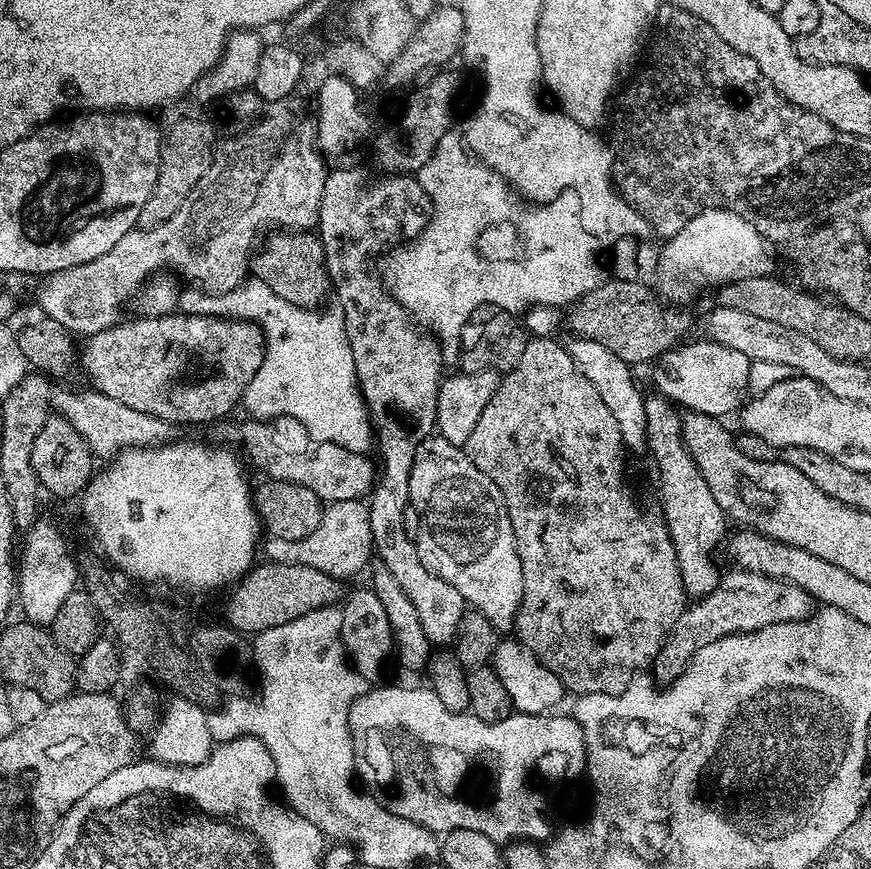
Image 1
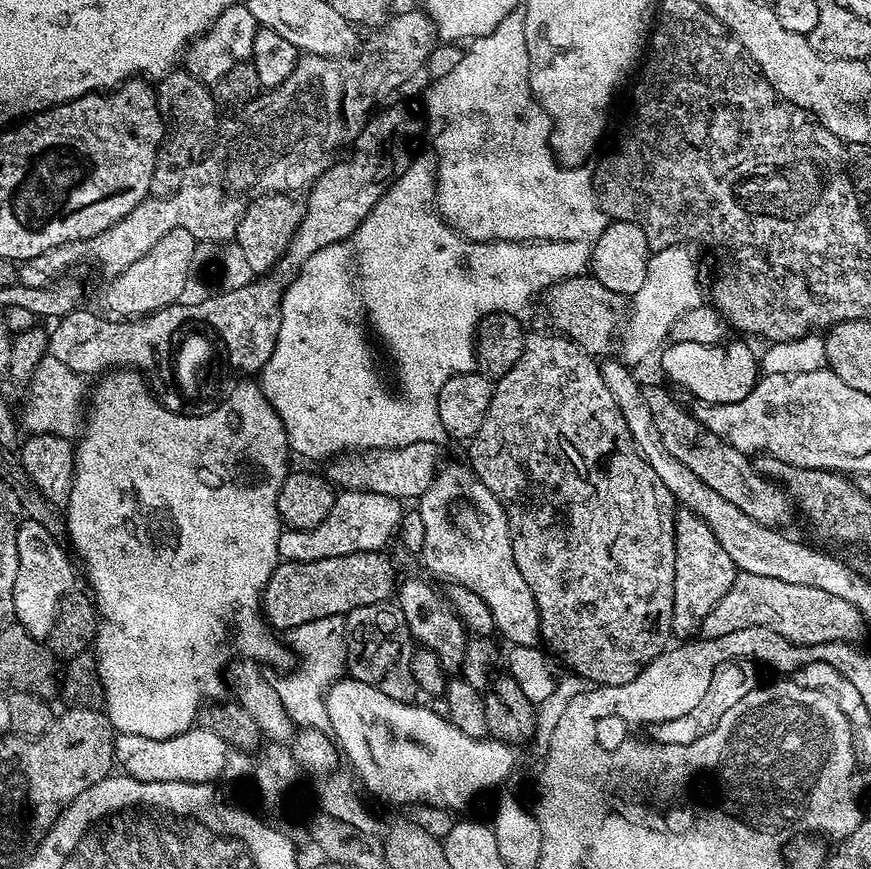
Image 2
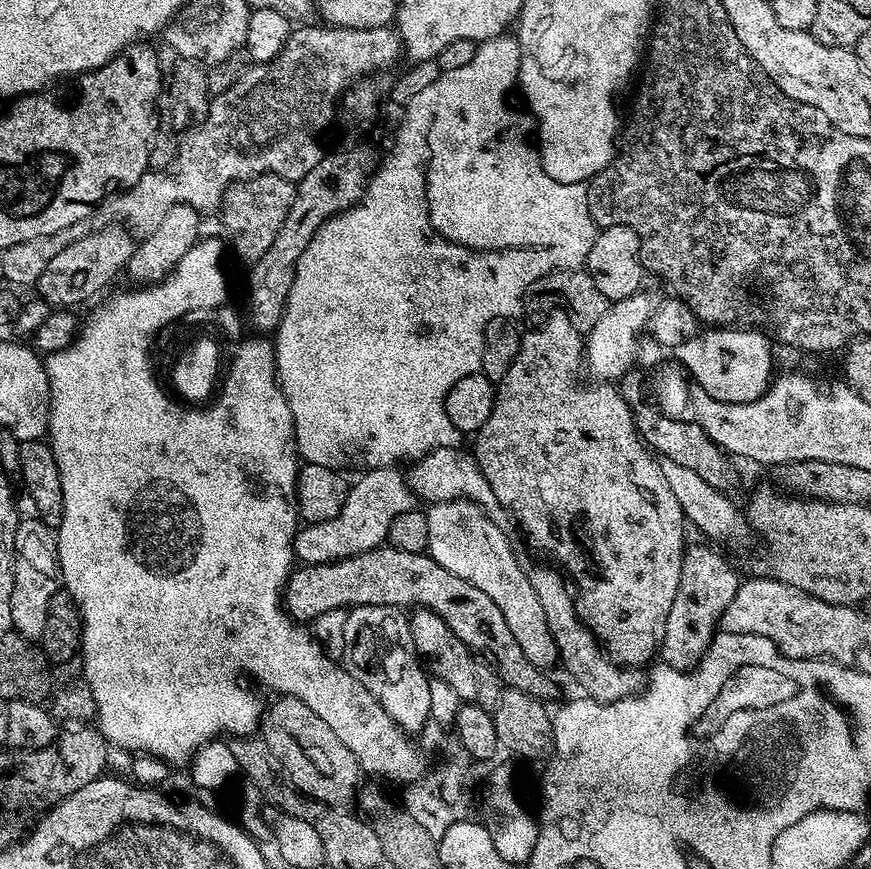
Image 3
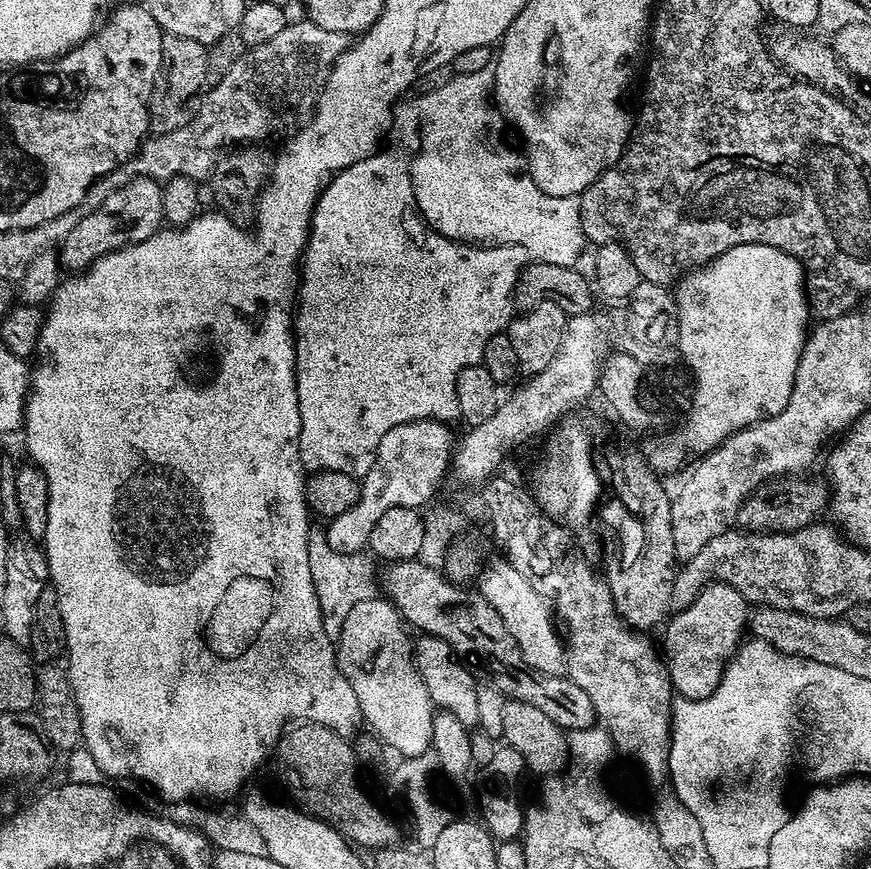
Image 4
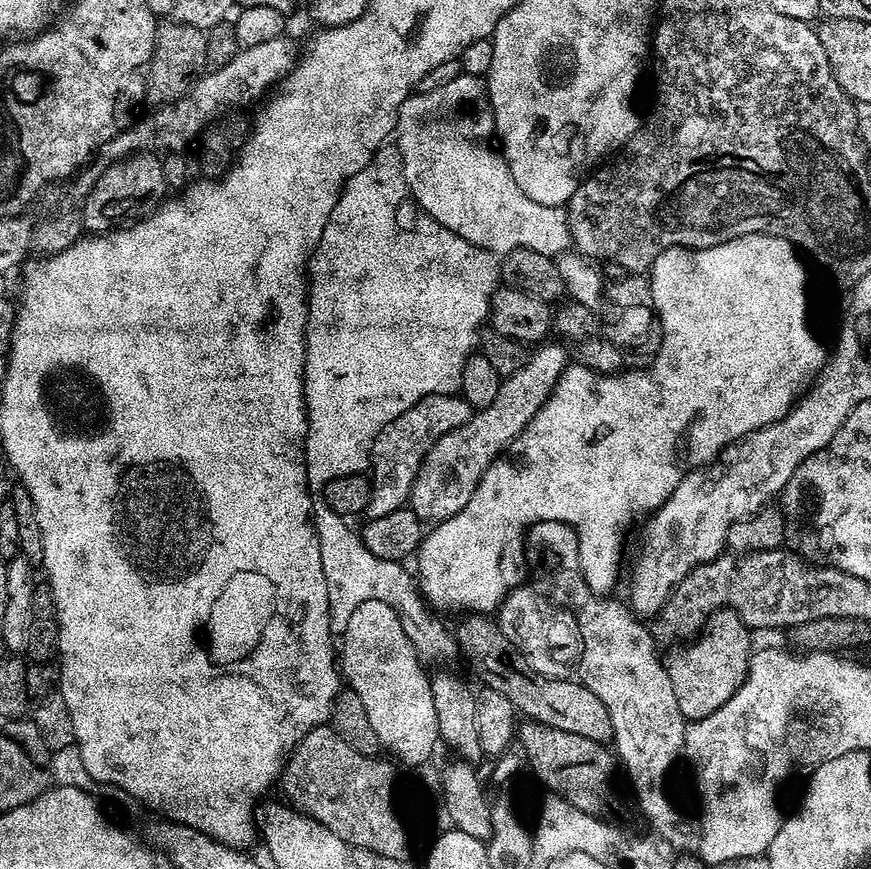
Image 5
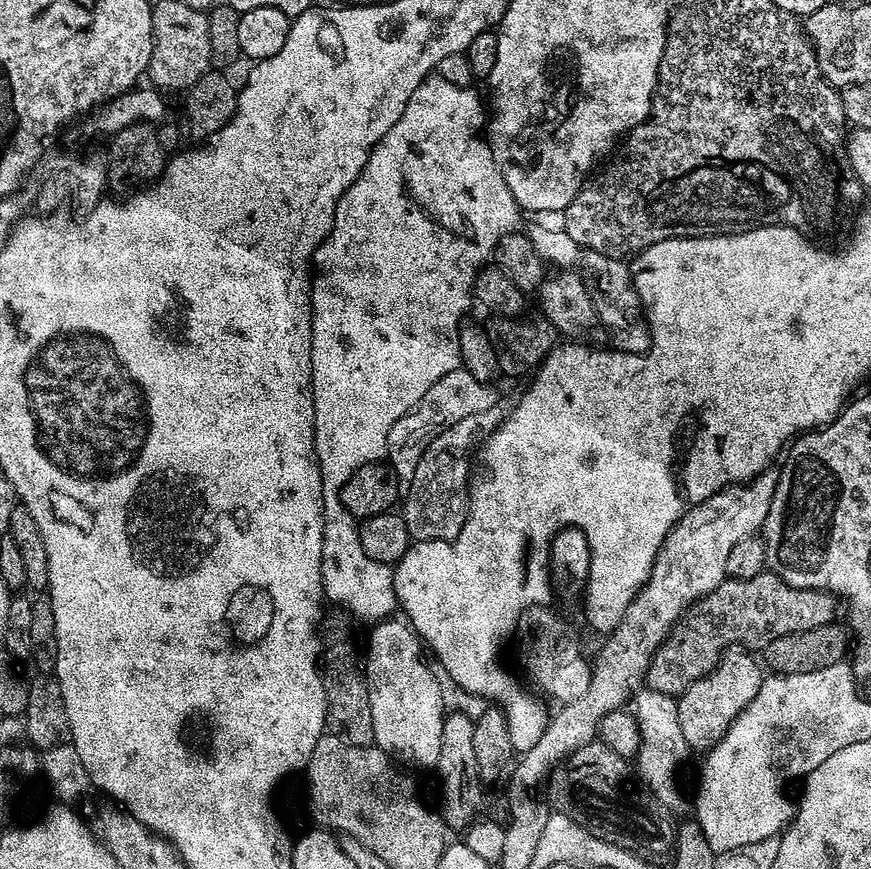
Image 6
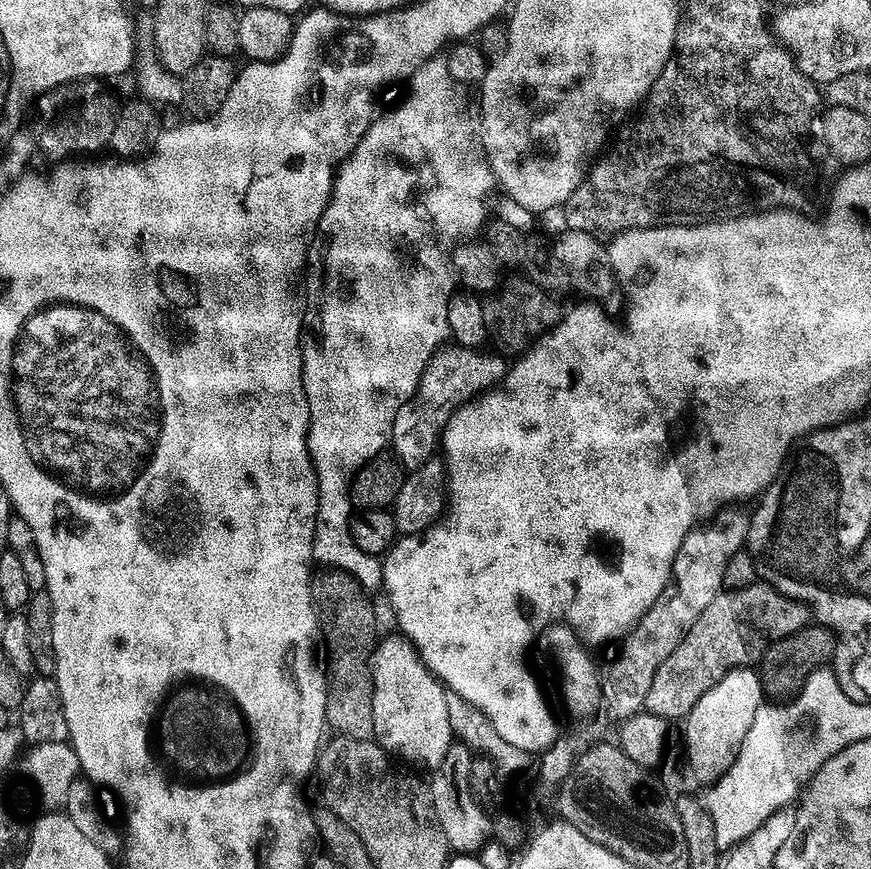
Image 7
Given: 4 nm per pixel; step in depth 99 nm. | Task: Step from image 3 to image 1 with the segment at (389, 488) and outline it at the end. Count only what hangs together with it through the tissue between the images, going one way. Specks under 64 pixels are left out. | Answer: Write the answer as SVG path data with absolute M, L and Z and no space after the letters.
M347 500L334 502L325 507L318 530L314 534L306 534L306 538L291 540L290 538L274 538L268 536L263 541L262 552L273 564L301 564L314 570L322 570L322 574L343 578L360 572L369 563L368 555L373 555L372 535L370 534L370 514L368 504L364 500Z

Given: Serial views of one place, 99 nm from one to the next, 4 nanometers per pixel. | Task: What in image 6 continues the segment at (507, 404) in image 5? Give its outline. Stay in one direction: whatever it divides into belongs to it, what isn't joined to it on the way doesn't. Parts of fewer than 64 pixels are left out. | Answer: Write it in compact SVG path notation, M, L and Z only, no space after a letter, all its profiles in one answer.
M494 407L478 414L470 414L462 418L462 422L454 422L443 432L439 432L430 442L430 446L426 446L411 480L407 481L408 493L405 496L403 493L402 496L402 515L406 530L413 541L456 539L468 517L470 460L464 455L468 451L471 453L481 437L500 423L500 411L499 407Z

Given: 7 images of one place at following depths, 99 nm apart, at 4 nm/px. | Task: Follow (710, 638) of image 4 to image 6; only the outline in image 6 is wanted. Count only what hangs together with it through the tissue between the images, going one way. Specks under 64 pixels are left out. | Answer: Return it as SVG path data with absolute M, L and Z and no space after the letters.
M728 650L725 651L724 655L720 657L720 660L717 661L715 668L712 671L707 672L705 676L702 678L698 678L694 681L693 684L686 691L681 692L678 699L676 700L676 709L678 710L678 726L682 726L682 738L686 738L686 742L688 743L689 749L696 750L696 748L700 748L699 750L707 750L712 747L716 741L722 739L726 734L726 730L732 725L732 723L738 718L738 714L745 708L747 704L749 704L754 698L754 694L758 694L758 690L760 689L760 682L762 679L762 671L760 672L761 665L758 663L756 665L756 660L751 651L748 650Z

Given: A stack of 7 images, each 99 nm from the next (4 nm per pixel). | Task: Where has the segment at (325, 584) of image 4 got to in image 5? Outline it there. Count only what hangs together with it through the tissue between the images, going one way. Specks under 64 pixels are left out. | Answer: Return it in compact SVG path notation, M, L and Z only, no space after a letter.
M331 510L317 511L314 516L316 525L316 536L320 539L320 553L322 554L322 570L326 574L326 586L328 587L328 613L330 614L330 630L333 634L343 634L346 626L350 622L350 614L354 614L354 610L358 610L358 606L362 606L362 602L370 602L377 600L378 602L386 602L386 606L393 608L400 615L402 626L406 630L406 638L410 638L410 642L416 648L416 655L420 657L425 665L438 664L437 667L448 670L462 660L460 645L457 644L455 635L447 628L436 615L433 609L422 599L421 593L418 591L417 585L414 583L414 576L411 571L404 569L405 565L398 560L387 560L386 558L378 558L378 554L370 554L370 550L366 550L361 533L356 532L347 523L345 517L340 516L337 512Z

